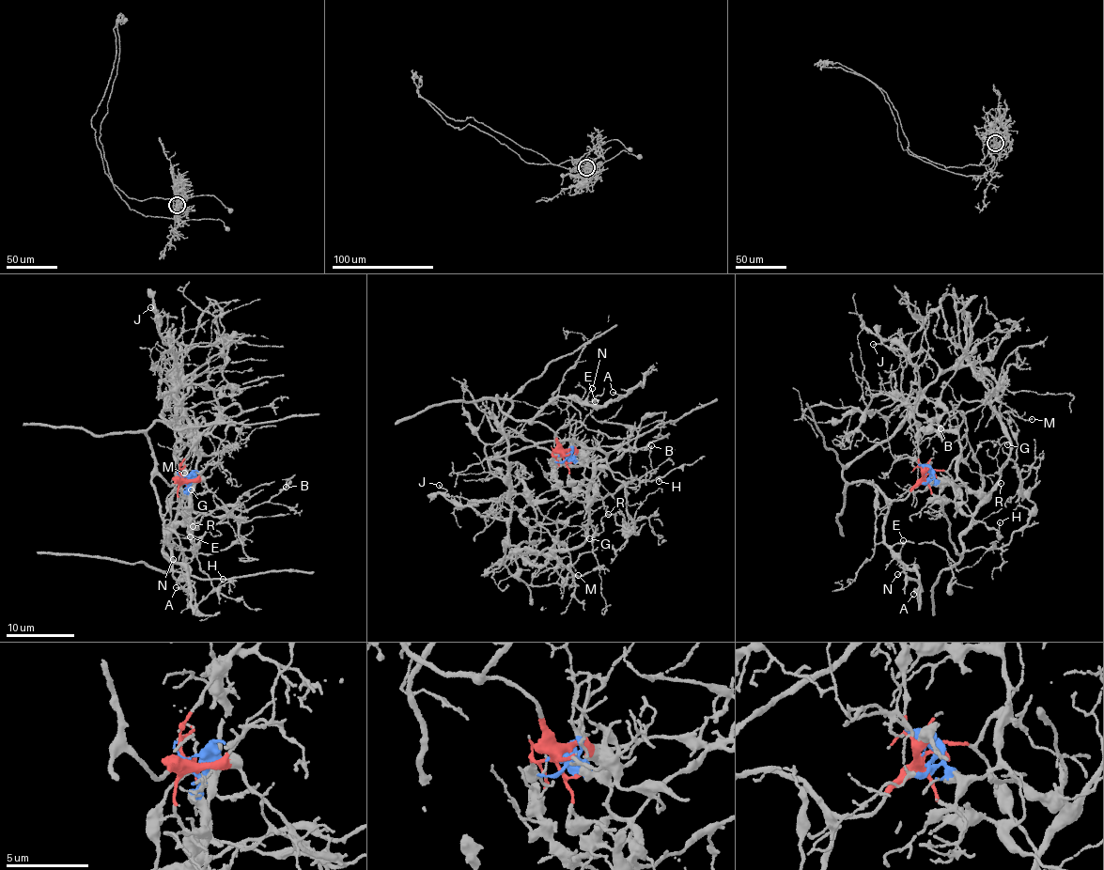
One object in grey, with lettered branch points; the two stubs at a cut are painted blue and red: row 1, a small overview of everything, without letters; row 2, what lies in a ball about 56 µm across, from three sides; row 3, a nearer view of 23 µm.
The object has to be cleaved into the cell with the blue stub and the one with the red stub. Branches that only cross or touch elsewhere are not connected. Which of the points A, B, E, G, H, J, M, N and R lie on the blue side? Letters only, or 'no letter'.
B, G, M, R

